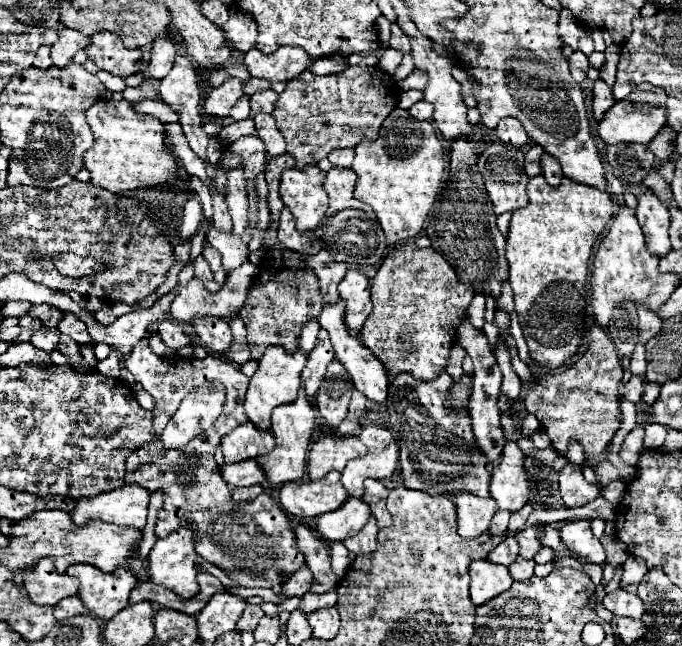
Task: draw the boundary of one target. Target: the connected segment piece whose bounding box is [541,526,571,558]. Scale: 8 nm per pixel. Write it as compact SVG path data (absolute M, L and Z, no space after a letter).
M547 526L547 528L545 528L545 532L541 534L541 542L543 542L543 546L551 546L551 548L555 550L555 558L571 556L569 550L565 548L565 544L563 544L561 538L559 538L559 530L553 528L553 526Z

